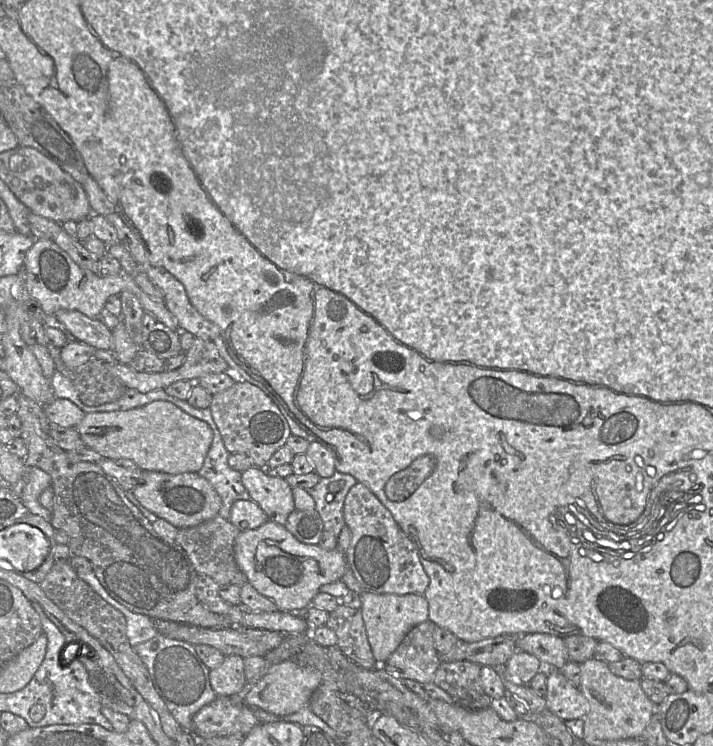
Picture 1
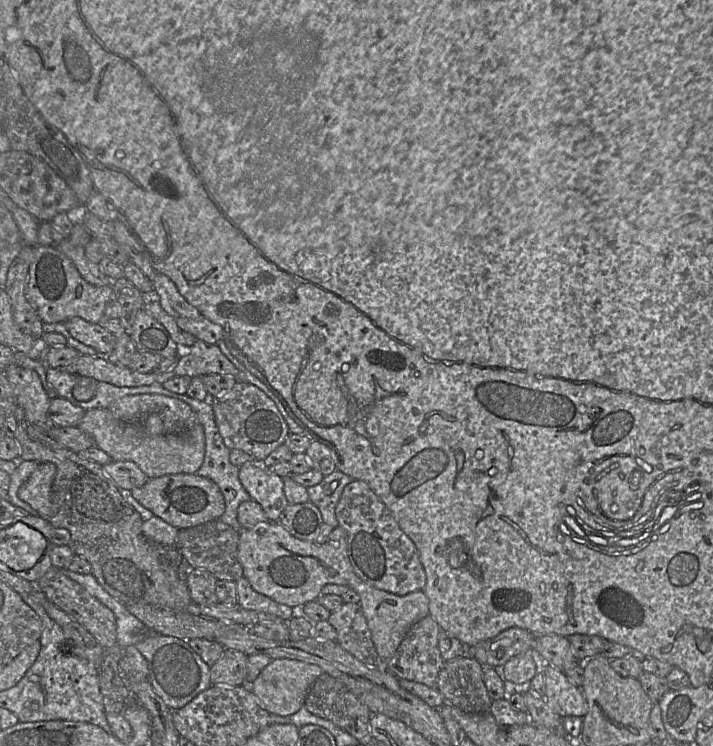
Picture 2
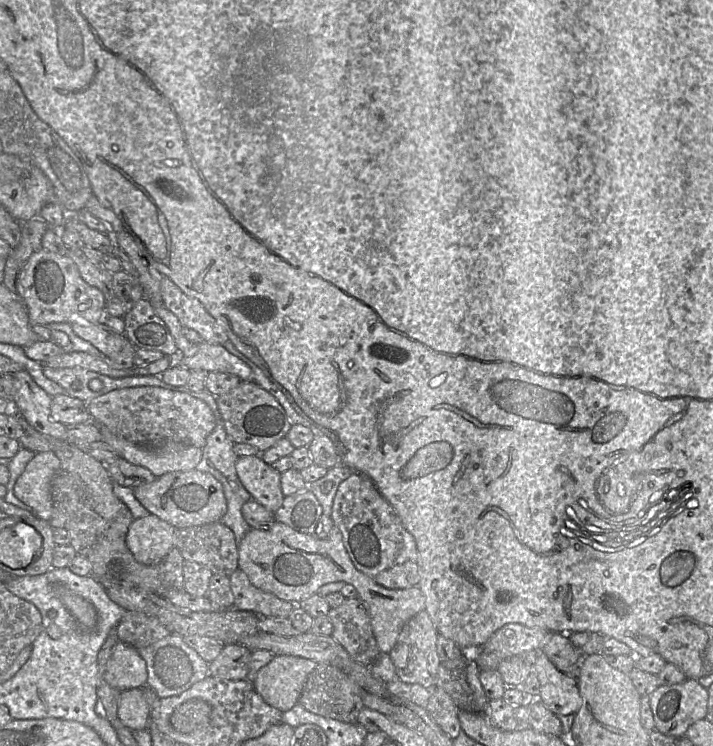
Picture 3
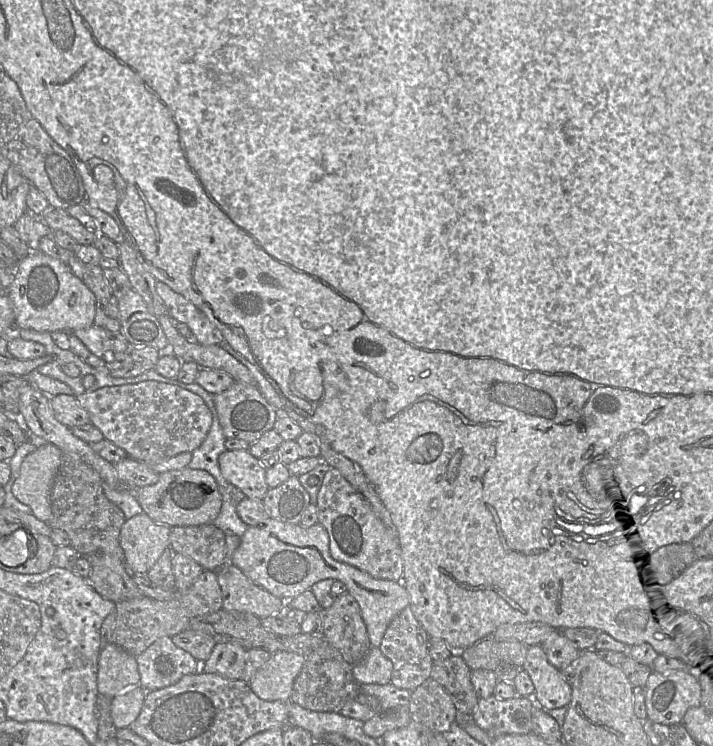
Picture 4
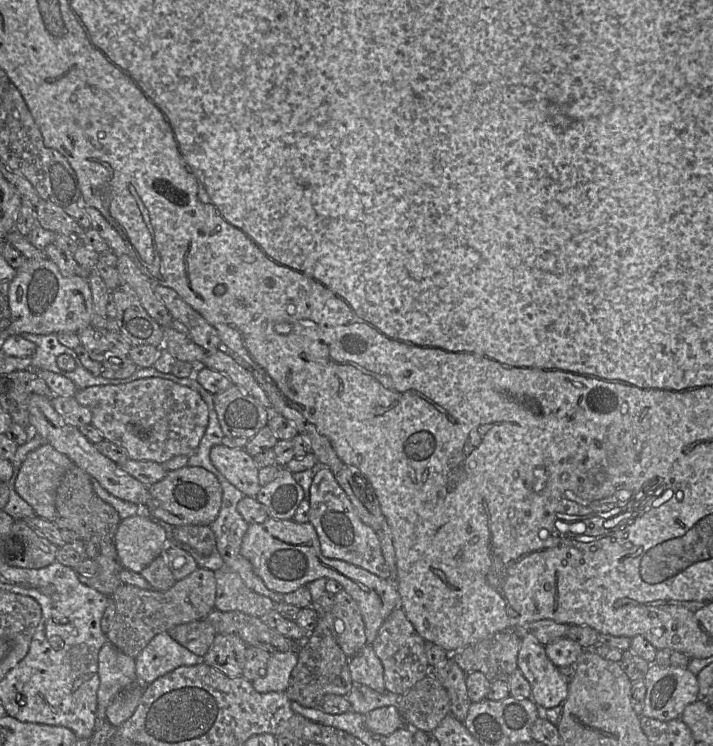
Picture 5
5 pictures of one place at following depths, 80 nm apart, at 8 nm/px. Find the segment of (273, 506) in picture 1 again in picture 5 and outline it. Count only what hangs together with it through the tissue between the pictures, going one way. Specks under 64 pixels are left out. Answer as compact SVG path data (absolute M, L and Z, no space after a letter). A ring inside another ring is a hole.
M224 444L212 447L212 464L245 496L255 497L262 487L259 483L259 468L254 457L244 448L229 448Z

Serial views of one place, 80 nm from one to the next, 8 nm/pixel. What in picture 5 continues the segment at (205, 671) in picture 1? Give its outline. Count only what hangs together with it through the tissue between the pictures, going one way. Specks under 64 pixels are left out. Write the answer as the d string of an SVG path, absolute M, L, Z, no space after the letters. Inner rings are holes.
M162 632L135 657L136 683L146 687L178 667L192 666L201 662L204 662L202 657L179 644L167 632Z

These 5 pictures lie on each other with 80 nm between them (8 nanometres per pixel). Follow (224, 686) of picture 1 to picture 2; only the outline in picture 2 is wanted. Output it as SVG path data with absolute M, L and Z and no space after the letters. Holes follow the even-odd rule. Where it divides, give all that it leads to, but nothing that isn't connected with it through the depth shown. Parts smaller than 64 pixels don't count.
M225 649L222 656L210 667L210 679L214 685L241 686L246 684L248 655Z

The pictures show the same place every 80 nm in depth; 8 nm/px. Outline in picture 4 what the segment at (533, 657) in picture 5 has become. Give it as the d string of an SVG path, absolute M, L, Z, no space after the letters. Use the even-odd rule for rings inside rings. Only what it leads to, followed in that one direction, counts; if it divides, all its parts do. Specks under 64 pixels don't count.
M541 645L527 648L522 670L531 678L534 685L533 701L546 711L568 707L571 702L571 685L559 670L549 661Z

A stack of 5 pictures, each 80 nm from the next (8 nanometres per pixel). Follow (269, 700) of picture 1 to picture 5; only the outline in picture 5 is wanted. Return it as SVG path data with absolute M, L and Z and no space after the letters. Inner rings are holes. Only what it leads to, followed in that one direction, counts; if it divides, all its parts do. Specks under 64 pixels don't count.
M298 651L272 653L262 675L252 682L259 693L286 692L298 662Z

